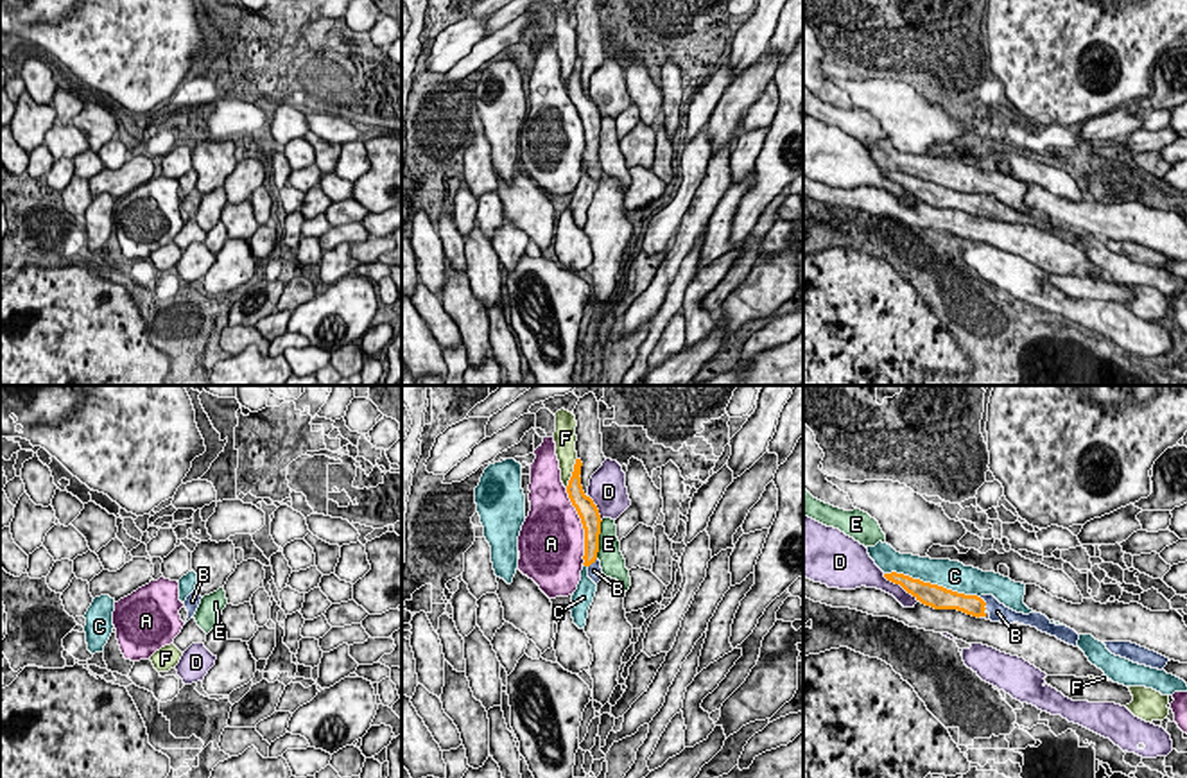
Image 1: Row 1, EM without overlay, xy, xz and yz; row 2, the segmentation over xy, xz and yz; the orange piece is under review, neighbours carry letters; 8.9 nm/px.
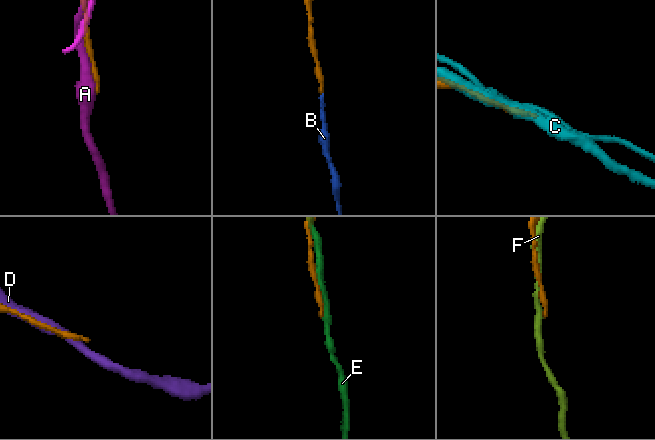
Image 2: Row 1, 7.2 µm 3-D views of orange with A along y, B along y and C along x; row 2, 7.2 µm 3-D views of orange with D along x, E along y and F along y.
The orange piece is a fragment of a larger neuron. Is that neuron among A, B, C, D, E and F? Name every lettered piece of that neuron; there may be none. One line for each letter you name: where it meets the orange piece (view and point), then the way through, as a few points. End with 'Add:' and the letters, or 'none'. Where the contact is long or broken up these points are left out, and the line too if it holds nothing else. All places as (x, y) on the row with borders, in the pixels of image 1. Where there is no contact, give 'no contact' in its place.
B: xz (592, 561) | across xz (590, 535), (592, 561), (594, 570)
Add: B

